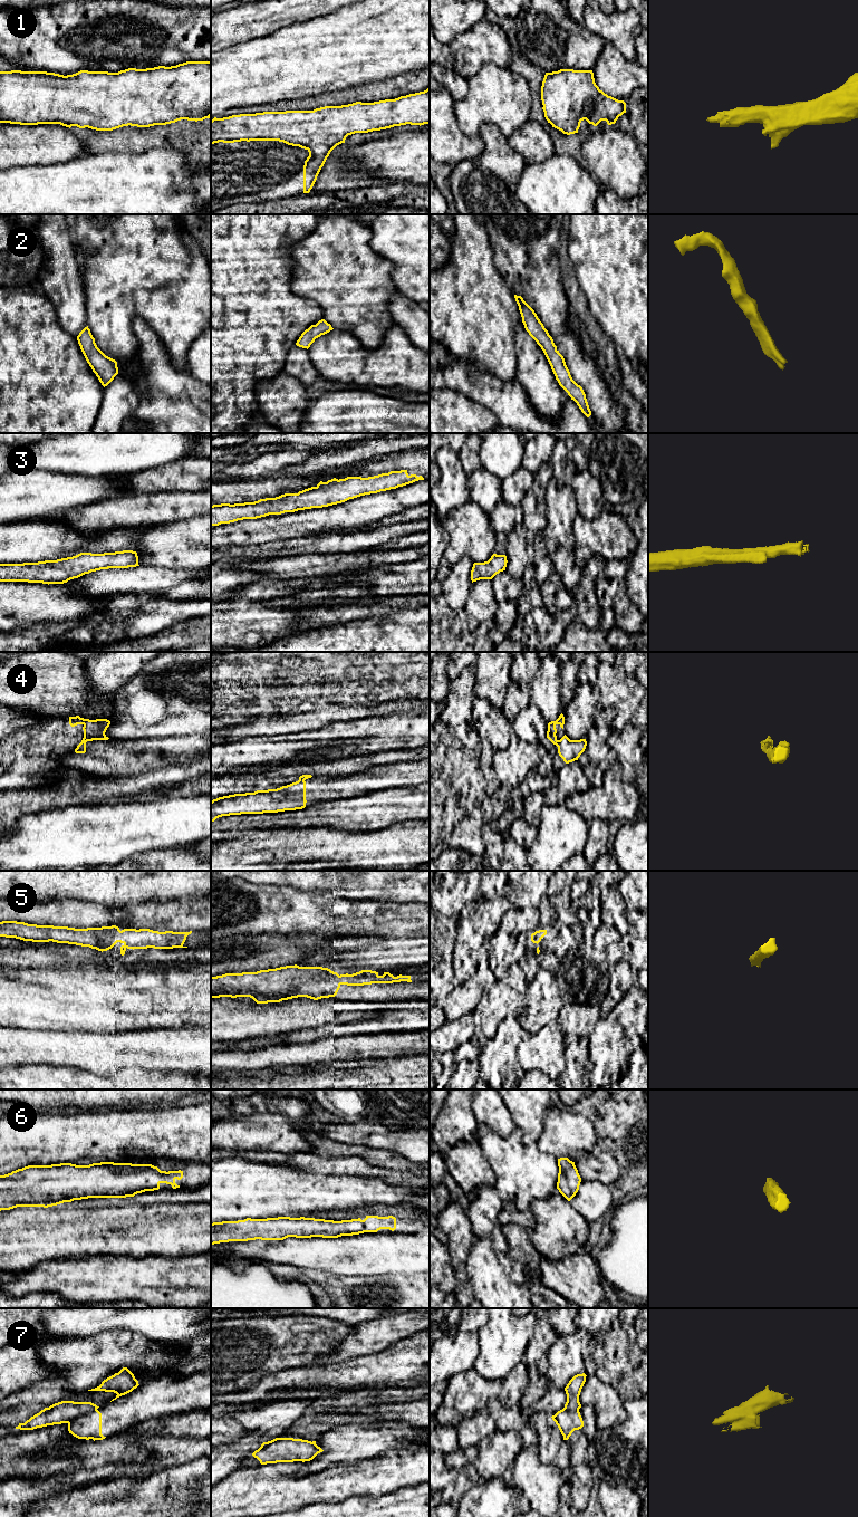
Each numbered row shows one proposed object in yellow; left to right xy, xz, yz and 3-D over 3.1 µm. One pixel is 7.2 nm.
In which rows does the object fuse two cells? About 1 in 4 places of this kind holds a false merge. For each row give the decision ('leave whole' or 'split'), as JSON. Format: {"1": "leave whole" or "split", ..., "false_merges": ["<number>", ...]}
{"1": "leave whole", "2": "leave whole", "3": "leave whole", "4": "split", "5": "leave whole", "6": "leave whole", "7": "split", "false_merges": ["4", "7"]}

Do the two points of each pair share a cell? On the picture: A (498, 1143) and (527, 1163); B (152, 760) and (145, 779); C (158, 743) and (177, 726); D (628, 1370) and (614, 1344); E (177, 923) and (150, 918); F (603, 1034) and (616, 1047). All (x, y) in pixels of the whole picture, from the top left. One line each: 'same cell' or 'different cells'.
A: same cell
B: different cells
C: different cells
D: same cell
E: same cell
F: same cell

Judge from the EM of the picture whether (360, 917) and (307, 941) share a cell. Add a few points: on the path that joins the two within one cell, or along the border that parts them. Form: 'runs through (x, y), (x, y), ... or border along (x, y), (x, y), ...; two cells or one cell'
border along (305, 932), (329, 935), (349, 934); two cells

